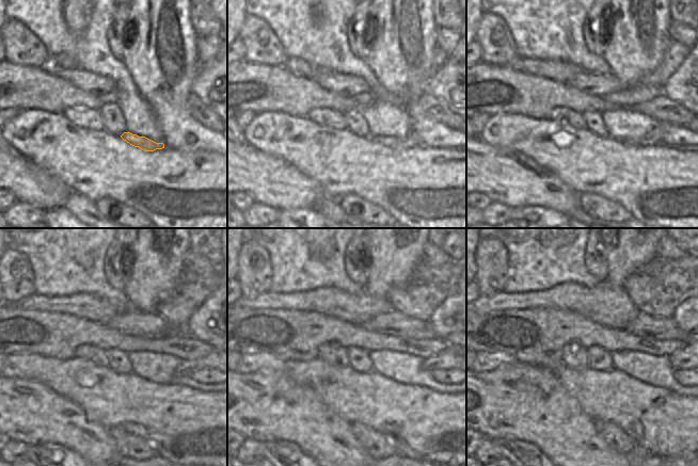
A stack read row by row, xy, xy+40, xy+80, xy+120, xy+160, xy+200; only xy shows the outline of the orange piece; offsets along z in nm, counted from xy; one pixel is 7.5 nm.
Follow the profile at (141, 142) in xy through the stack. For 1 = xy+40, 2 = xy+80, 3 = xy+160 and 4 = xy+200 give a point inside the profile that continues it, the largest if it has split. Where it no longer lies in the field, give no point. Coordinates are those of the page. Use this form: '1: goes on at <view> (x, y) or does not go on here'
1: goes on at xy+40 (411, 140)
2: goes on at xy+80 (653, 138)
3: goes on at xy+160 (443, 360)
4: goes on at xy+200 (683, 358)

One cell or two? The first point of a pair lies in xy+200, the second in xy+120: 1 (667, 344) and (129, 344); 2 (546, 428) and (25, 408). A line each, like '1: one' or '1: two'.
1: one
2: one

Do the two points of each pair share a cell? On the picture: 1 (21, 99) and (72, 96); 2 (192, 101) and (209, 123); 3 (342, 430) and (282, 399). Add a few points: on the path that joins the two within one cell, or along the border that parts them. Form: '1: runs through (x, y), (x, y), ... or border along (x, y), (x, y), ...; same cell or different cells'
1: runs through (34, 96), (59, 96); same cell
2: runs through (196, 107), (206, 117); same cell
3: runs through (327, 430), (317, 430), (297, 414); same cell

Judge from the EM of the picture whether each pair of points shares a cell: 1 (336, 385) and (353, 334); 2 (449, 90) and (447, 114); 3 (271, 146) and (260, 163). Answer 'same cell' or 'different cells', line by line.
1: different cells
2: different cells
3: different cells

